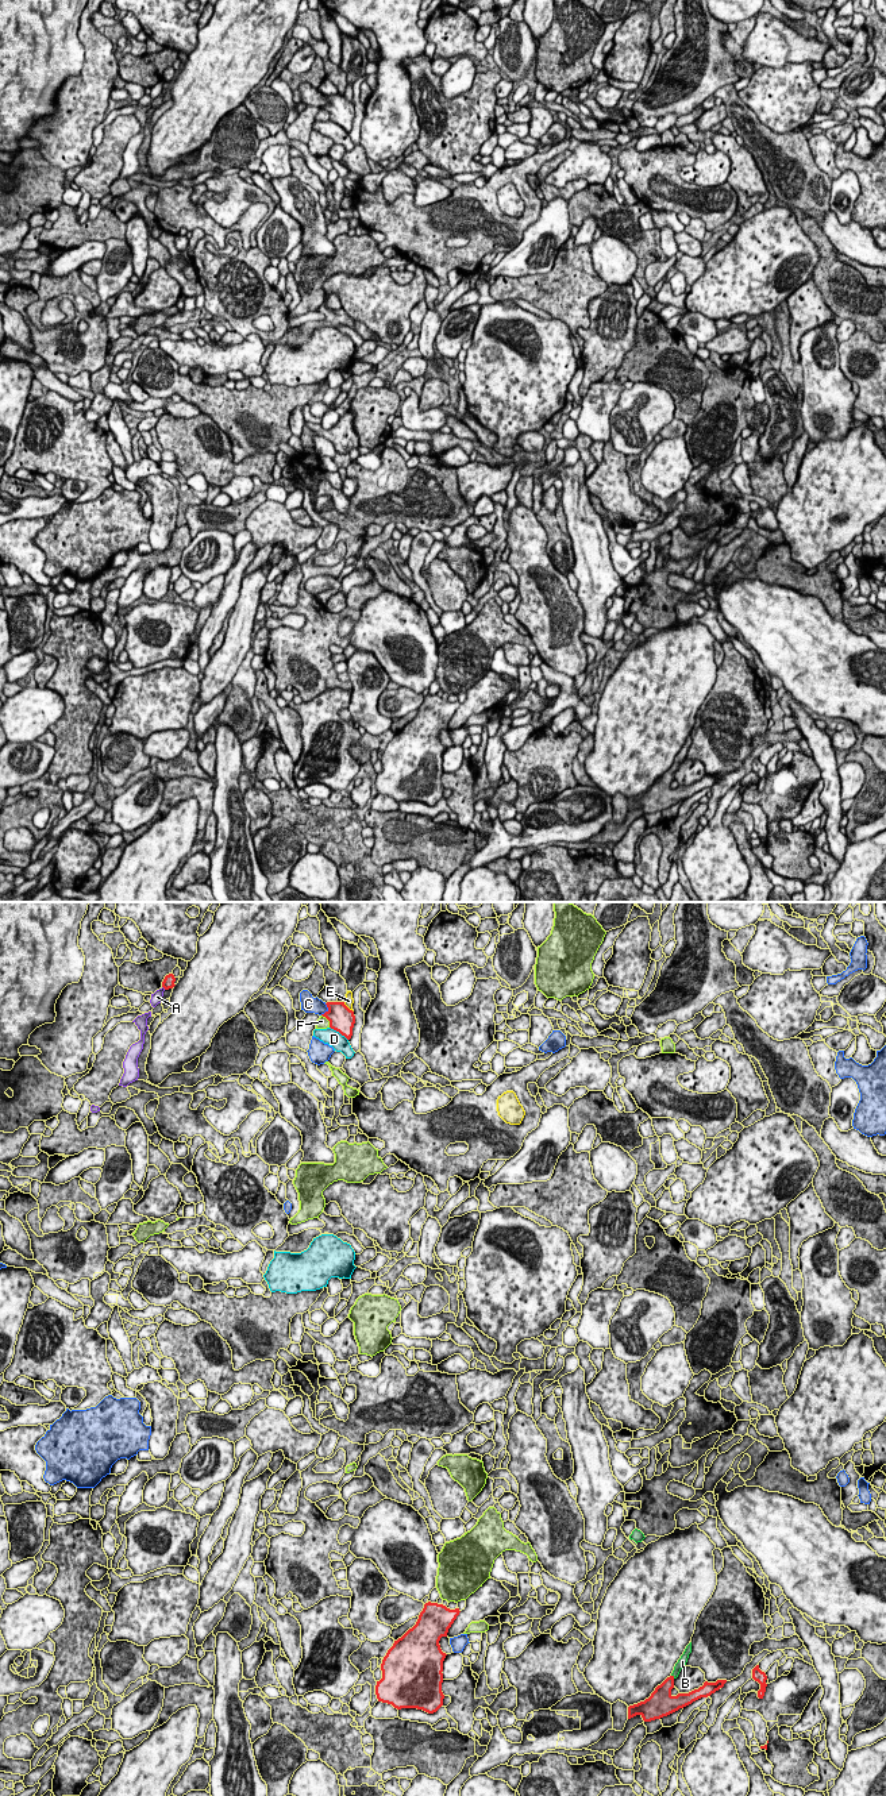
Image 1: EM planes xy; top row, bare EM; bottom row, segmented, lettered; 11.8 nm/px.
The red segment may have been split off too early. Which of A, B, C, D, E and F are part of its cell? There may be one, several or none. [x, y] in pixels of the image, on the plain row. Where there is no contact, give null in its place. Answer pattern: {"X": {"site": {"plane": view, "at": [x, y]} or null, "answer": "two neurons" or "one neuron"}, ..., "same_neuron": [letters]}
{"A": {"site": {"plane": "xy", "at": [164, 80]}, "answer": "two neurons"}, "B": {"site": {"plane": "xy", "at": [673, 769]}, "answer": "one neuron"}, "C": {"site": {"plane": "xy", "at": [326, 104]}, "answer": "two neurons"}, "D": {"site": {"plane": "xy", "at": [339, 124]}, "answer": "two neurons"}, "E": {"site": {"plane": "xy", "at": [347, 100]}, "answer": "two neurons"}, "F": {"site": {"plane": "xy", "at": [328, 112]}, "answer": "two neurons"}, "same_neuron": ["B"]}

